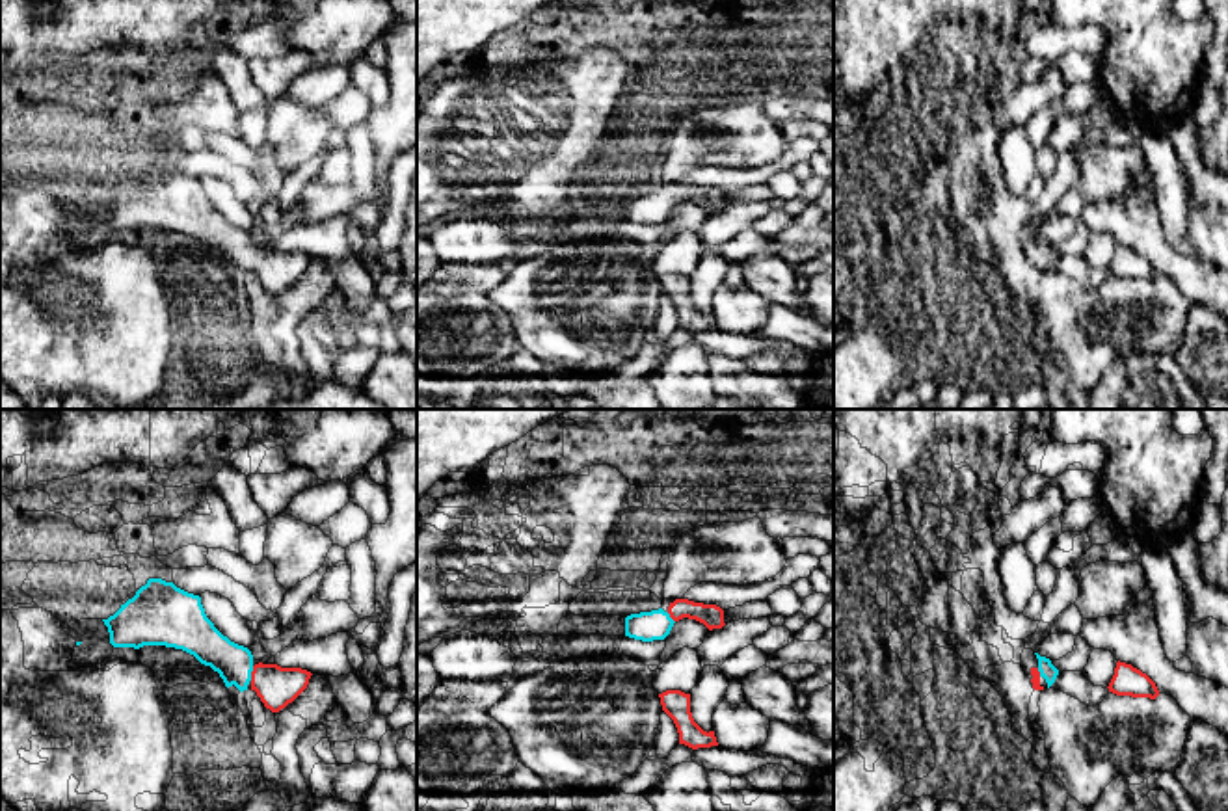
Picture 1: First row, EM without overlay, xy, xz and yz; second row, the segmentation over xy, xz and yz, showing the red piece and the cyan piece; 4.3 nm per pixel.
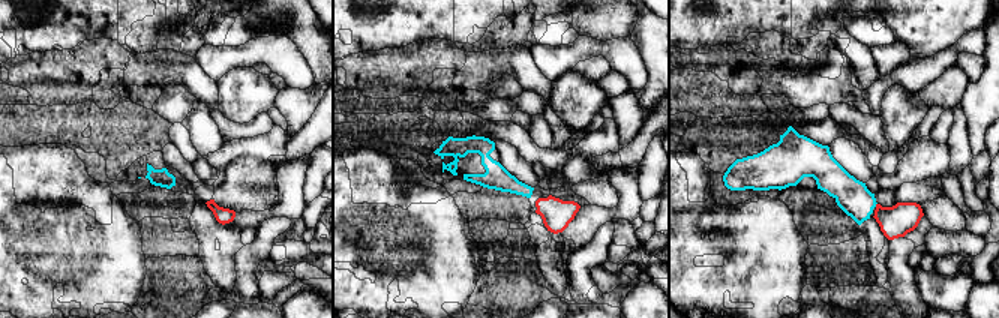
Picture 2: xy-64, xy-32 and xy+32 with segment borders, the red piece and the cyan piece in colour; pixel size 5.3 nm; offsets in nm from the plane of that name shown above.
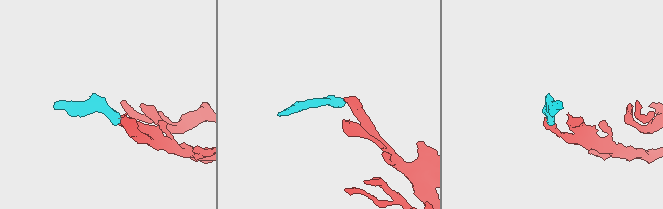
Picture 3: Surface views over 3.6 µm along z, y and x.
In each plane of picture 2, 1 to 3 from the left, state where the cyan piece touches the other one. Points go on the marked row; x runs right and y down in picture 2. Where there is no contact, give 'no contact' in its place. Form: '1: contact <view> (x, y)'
1: no contact
2: no contact
3: no contact

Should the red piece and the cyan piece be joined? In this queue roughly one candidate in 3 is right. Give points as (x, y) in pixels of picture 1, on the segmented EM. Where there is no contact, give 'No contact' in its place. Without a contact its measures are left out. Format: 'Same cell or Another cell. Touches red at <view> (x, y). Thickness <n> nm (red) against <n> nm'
Same cell. Touches red at xy (252, 674). Thickness 170 nm (red) against 160 nm

